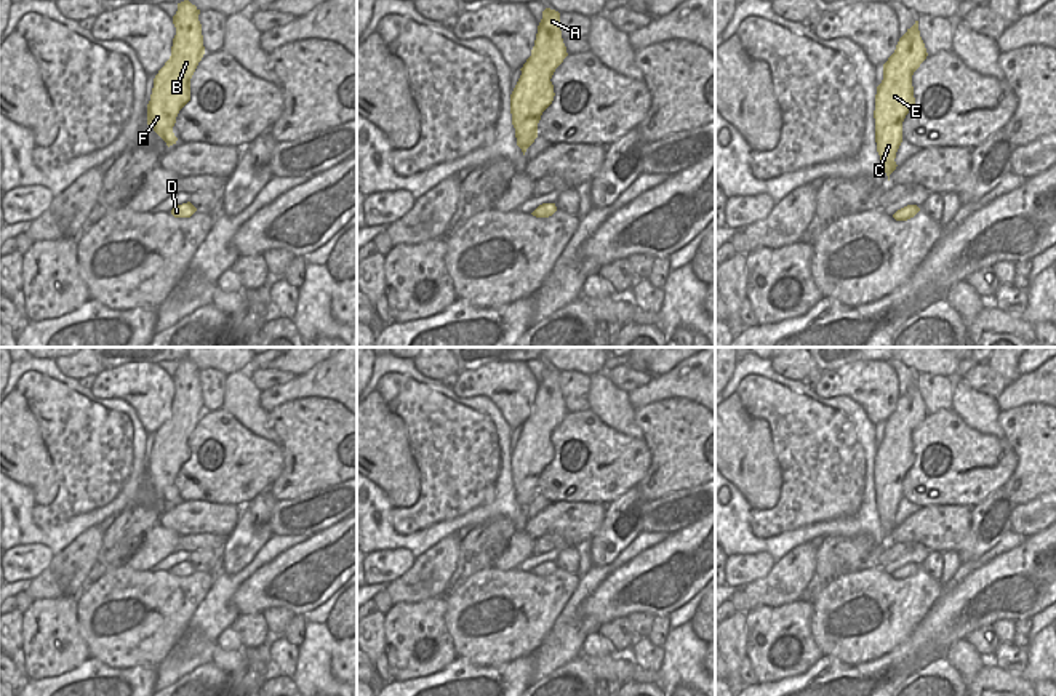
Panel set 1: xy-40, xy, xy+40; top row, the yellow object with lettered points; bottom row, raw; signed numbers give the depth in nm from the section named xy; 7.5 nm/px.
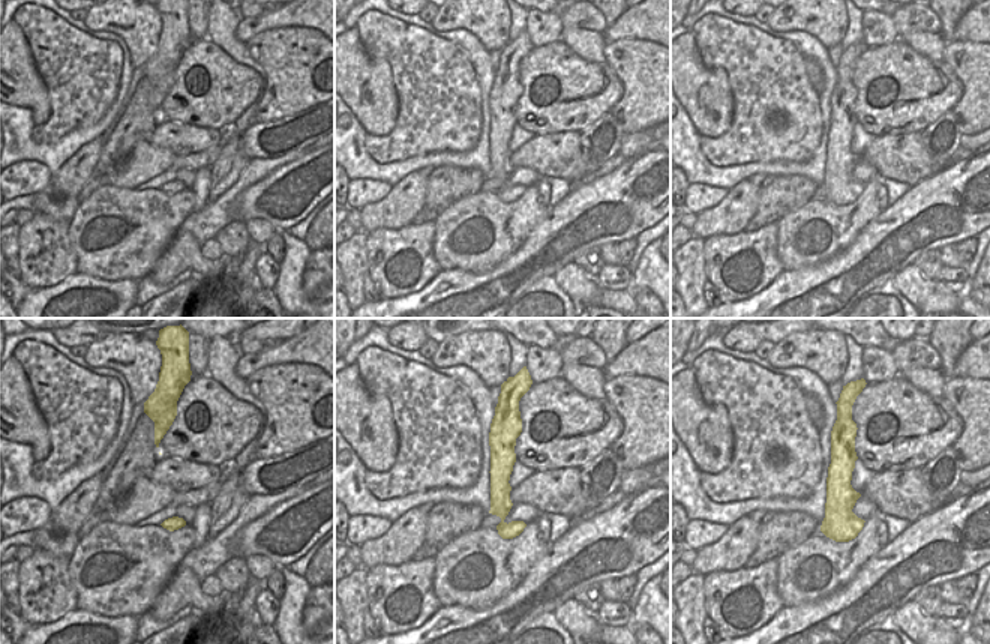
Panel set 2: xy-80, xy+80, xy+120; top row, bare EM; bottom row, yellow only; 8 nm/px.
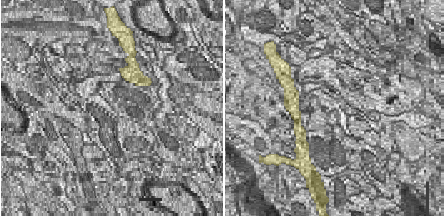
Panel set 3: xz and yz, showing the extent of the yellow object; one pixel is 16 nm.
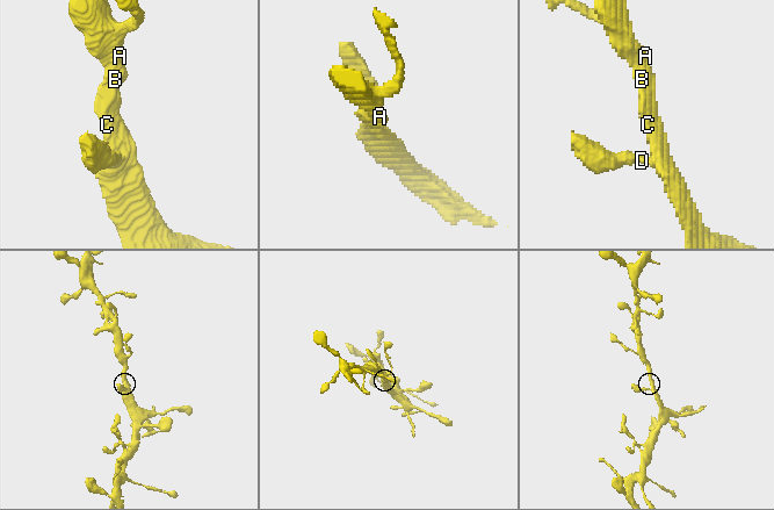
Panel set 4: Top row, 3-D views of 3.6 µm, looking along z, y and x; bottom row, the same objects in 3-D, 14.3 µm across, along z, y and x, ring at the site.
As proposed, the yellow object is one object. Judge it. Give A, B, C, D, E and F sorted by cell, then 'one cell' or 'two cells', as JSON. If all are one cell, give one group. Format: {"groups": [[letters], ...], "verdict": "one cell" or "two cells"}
{"groups": [["A", "B", "C", "D", "E", "F"]], "verdict": "one cell"}

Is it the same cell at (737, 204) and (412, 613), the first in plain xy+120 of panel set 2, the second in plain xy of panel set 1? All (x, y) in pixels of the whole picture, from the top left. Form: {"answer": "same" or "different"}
{"answer": "different"}

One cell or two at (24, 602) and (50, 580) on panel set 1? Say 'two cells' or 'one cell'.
two cells

